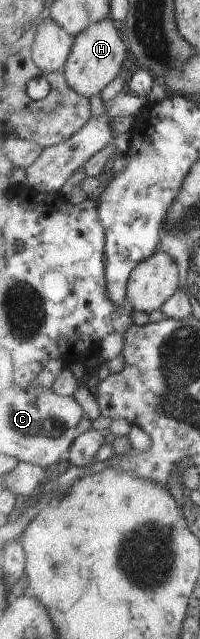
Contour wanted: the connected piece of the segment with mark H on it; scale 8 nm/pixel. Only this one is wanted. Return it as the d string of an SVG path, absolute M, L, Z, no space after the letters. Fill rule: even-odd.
M109 17L97 23L93 22L76 37L73 51L63 72L70 86L89 98L93 95L101 95L101 91L121 75L123 63L130 57L131 53L125 46L125 41L121 39L113 19Z

